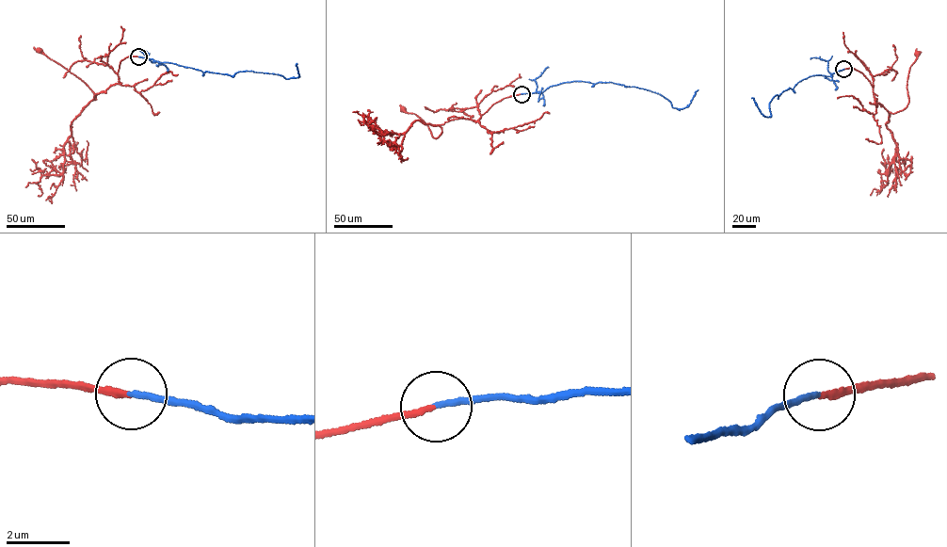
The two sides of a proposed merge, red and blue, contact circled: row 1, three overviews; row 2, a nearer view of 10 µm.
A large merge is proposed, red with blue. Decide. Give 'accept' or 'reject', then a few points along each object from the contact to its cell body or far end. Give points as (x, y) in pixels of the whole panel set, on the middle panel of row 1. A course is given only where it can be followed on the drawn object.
accept; course red (521, 94), (495, 103), (478, 121), (461, 118), (440, 124), (441, 134), (434, 138), (422, 120), (404, 109); course blue (521, 94), (542, 92), (565, 82), (610, 82), (659, 94), (673, 107), (682, 109), (688, 106), (698, 89)

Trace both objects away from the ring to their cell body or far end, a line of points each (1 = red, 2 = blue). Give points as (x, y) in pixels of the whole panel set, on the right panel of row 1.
1: (844, 69), (853, 68), (862, 73), (873, 87), (876, 103), (893, 114), (907, 105), (907, 77), (917, 53)
2: (844, 69), (830, 76), (810, 76), (775, 96), (769, 103), (768, 117), (751, 98)

